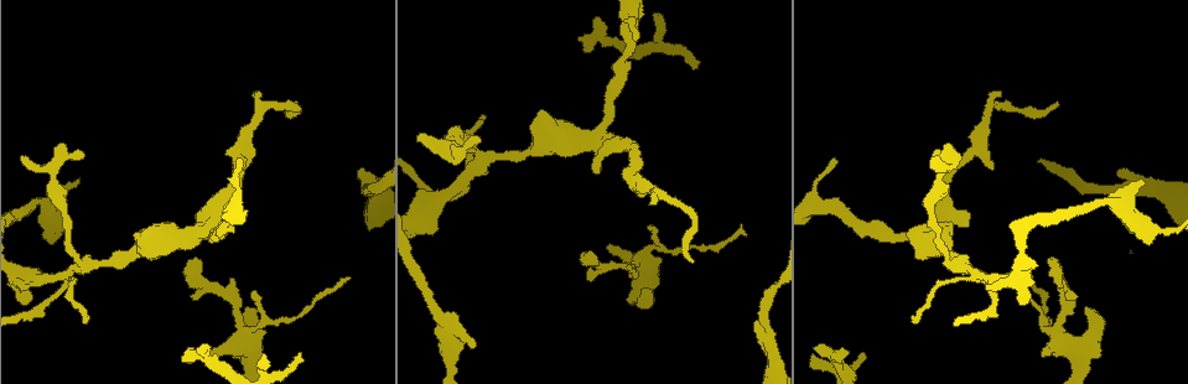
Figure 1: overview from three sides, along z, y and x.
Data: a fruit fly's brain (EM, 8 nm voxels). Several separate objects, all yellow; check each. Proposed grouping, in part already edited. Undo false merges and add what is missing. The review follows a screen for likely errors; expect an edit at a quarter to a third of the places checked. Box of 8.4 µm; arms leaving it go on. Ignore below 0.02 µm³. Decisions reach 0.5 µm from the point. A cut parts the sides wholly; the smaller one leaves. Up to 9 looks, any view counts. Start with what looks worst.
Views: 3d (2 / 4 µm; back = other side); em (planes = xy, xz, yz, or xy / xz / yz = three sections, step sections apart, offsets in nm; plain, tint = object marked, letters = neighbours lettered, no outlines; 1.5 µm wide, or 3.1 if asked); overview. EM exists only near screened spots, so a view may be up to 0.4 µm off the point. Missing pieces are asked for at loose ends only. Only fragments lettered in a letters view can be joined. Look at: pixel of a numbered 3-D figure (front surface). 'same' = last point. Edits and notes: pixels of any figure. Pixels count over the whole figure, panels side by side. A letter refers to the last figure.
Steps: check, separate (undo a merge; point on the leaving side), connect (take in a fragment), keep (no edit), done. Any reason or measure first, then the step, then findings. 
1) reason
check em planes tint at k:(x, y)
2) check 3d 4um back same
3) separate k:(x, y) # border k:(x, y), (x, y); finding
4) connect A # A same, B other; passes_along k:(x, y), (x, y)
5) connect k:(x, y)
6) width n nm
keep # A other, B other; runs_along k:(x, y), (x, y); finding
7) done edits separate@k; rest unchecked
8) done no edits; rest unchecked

branch stops here
check em planes letters at 1:(694, 67)

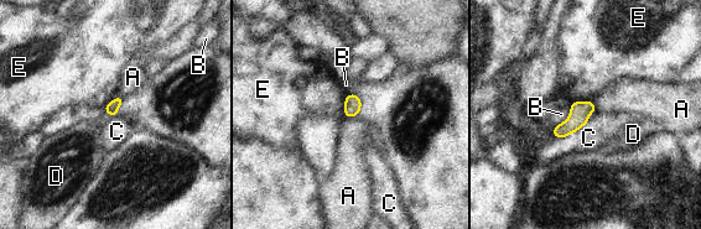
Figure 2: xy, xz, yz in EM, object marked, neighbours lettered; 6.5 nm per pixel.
keep # A other, B other, C other, D other, E other; no lettered fragment goes on from it

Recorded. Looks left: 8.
branch stops here
check em yz step 8 letters at 1:(359, 169)

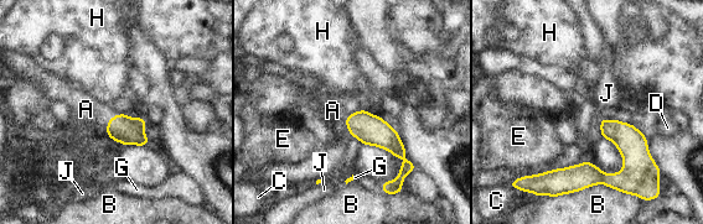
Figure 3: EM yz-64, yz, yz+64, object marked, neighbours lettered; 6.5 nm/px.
check em xy step 4 letters same

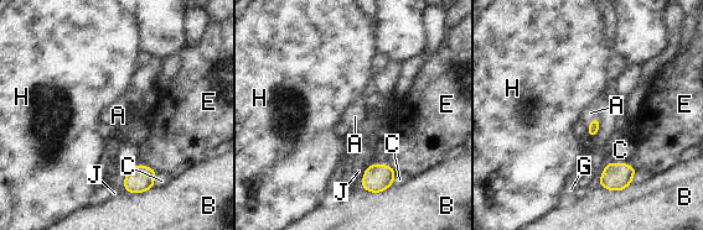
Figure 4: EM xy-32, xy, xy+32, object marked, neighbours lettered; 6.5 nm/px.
longest_contact B 220 nm
connect A # A same, B other, C other, E other, G other, H other, J other; it goes on there

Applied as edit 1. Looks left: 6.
check overview

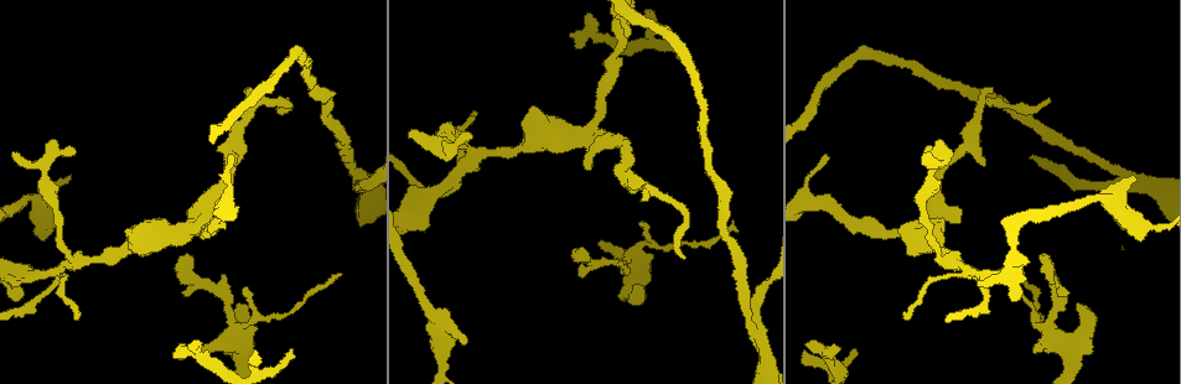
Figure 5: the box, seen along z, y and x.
side arm on a straight run
check 3d 4um at 5:(974, 275)

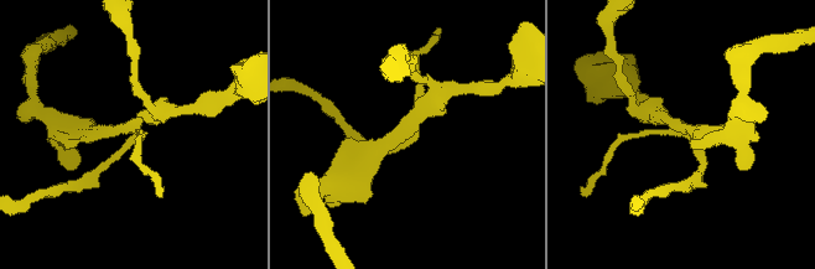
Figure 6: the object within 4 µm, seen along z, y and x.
check em planes plain at 6:(687, 135)

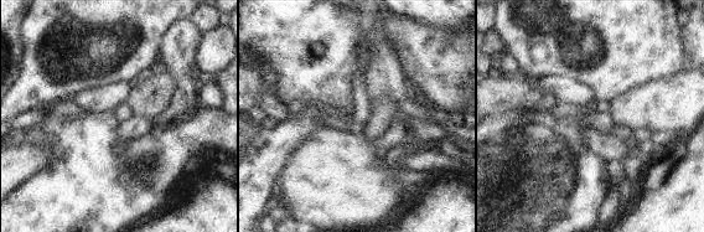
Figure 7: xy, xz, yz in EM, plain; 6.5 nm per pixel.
see the neighbours
check em planes letters same

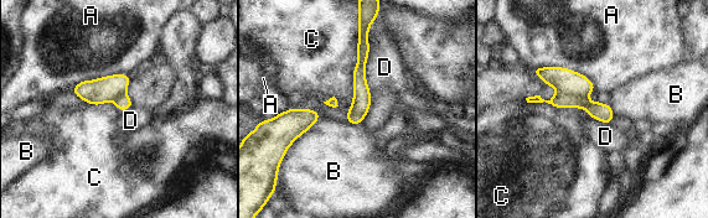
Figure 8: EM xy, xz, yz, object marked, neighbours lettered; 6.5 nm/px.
separate 8:(604, 113) # A other, B other, C other, D other; two cells meet here

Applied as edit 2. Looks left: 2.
thin end
check em xz step 8 letters at 5:(642, 224)

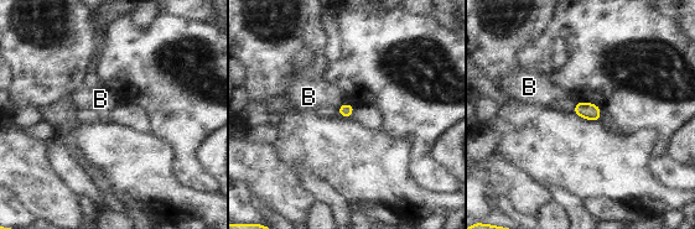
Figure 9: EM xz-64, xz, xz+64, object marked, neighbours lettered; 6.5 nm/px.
cut it another way
check em xy step 8 letters same

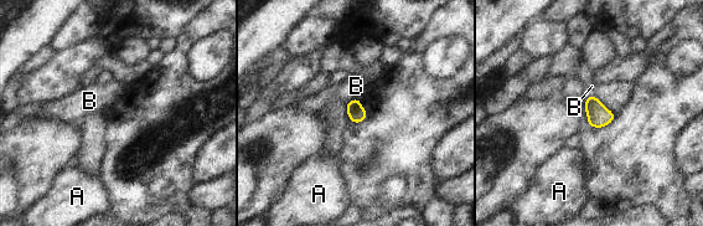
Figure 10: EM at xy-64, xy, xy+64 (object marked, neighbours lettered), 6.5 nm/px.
keep # A other, B other; border 10:(360, 96), (346, 104); no lettered fragment goes on from it

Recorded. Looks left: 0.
done edits connect@4, separate@8; rest unchecked

